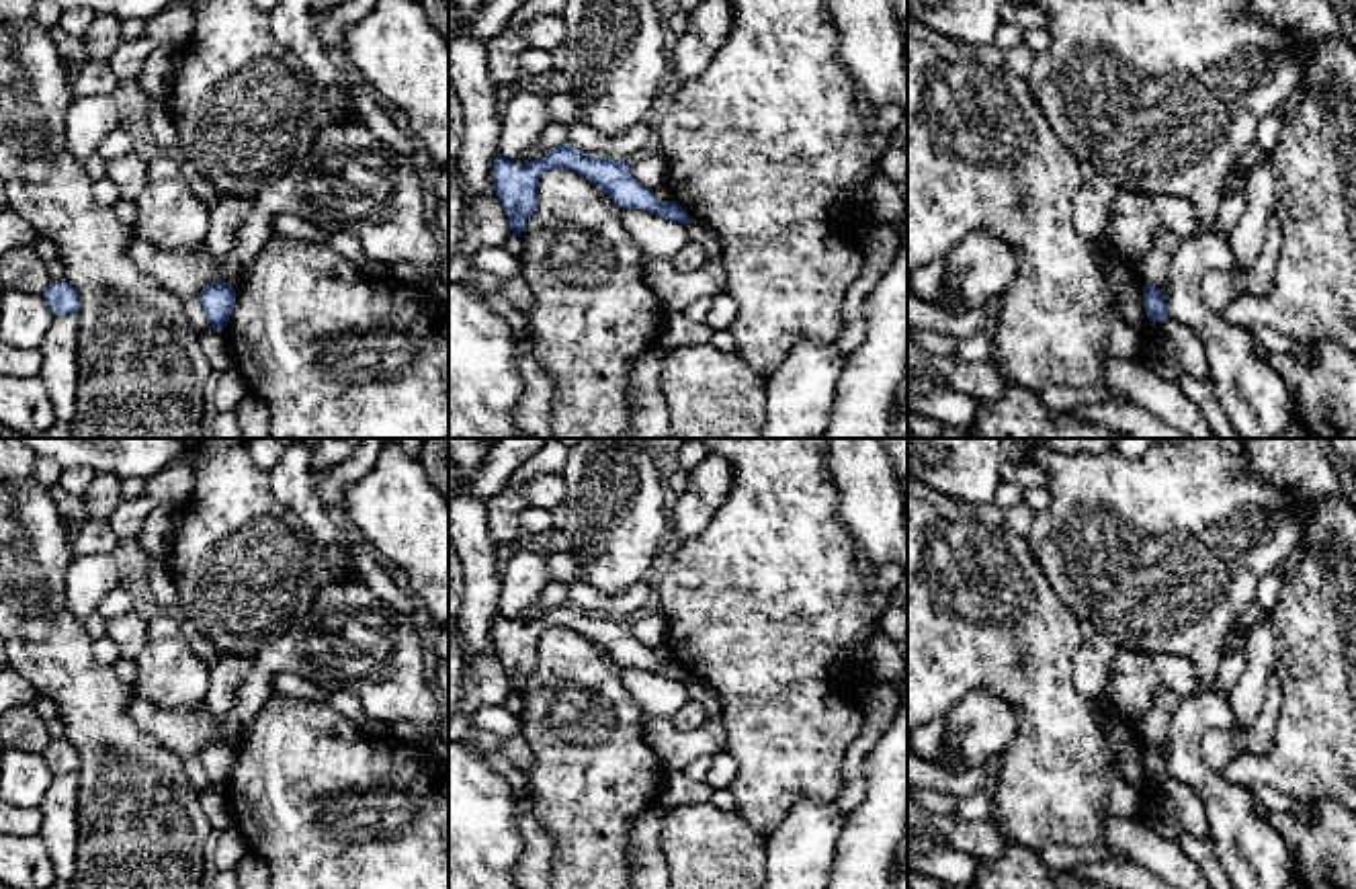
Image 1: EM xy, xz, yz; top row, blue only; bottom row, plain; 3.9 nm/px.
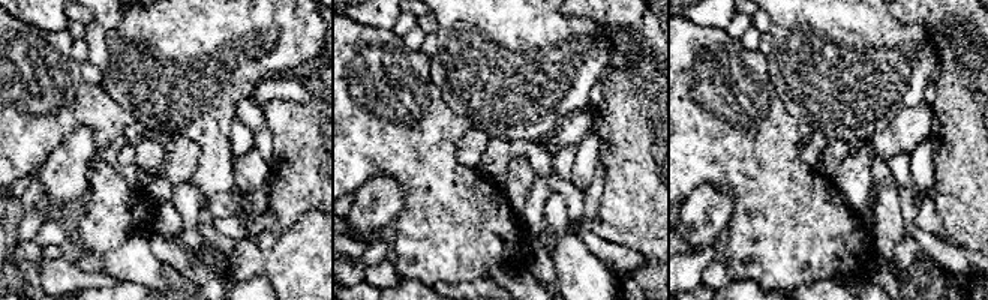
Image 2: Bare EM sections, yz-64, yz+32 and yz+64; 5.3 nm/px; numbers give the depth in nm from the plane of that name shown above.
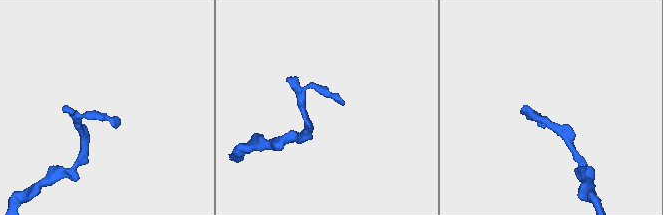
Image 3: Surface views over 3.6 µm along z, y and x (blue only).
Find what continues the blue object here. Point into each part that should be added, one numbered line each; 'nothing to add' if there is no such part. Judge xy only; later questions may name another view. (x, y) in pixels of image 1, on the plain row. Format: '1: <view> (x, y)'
nothing to add

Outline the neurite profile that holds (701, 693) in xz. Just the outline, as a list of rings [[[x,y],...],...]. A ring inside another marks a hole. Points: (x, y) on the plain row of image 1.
[[[688,678],[684,682],[684,688],[690,698],[694,698],[696,703],[705,707],[709,715],[719,713],[721,701],[719,701],[719,694],[711,686],[703,684],[701,680]]]

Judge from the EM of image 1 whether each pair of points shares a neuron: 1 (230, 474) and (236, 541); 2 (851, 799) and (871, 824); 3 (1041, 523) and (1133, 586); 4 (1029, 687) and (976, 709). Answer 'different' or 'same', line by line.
1: same
2: different
3: different
4: different

